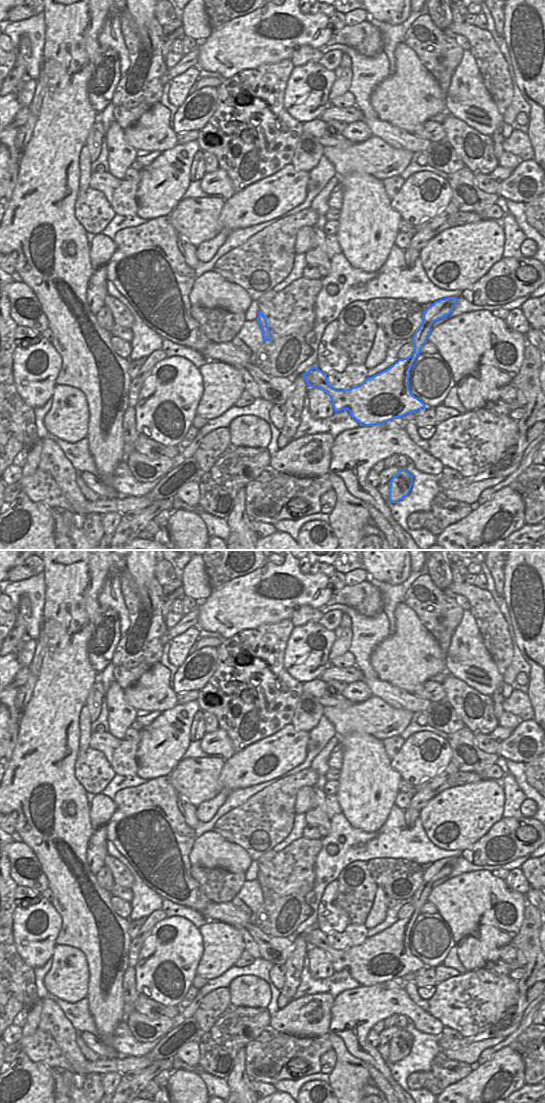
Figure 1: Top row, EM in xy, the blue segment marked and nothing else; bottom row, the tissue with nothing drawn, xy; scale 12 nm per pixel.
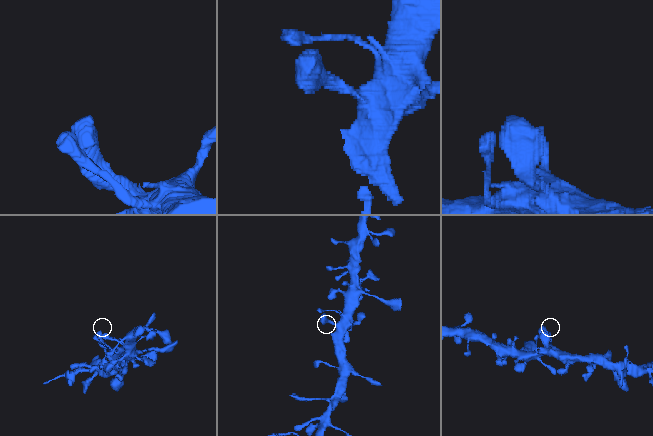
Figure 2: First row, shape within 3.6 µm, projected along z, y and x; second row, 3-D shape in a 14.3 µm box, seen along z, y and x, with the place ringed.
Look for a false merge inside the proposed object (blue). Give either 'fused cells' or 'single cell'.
single cell

